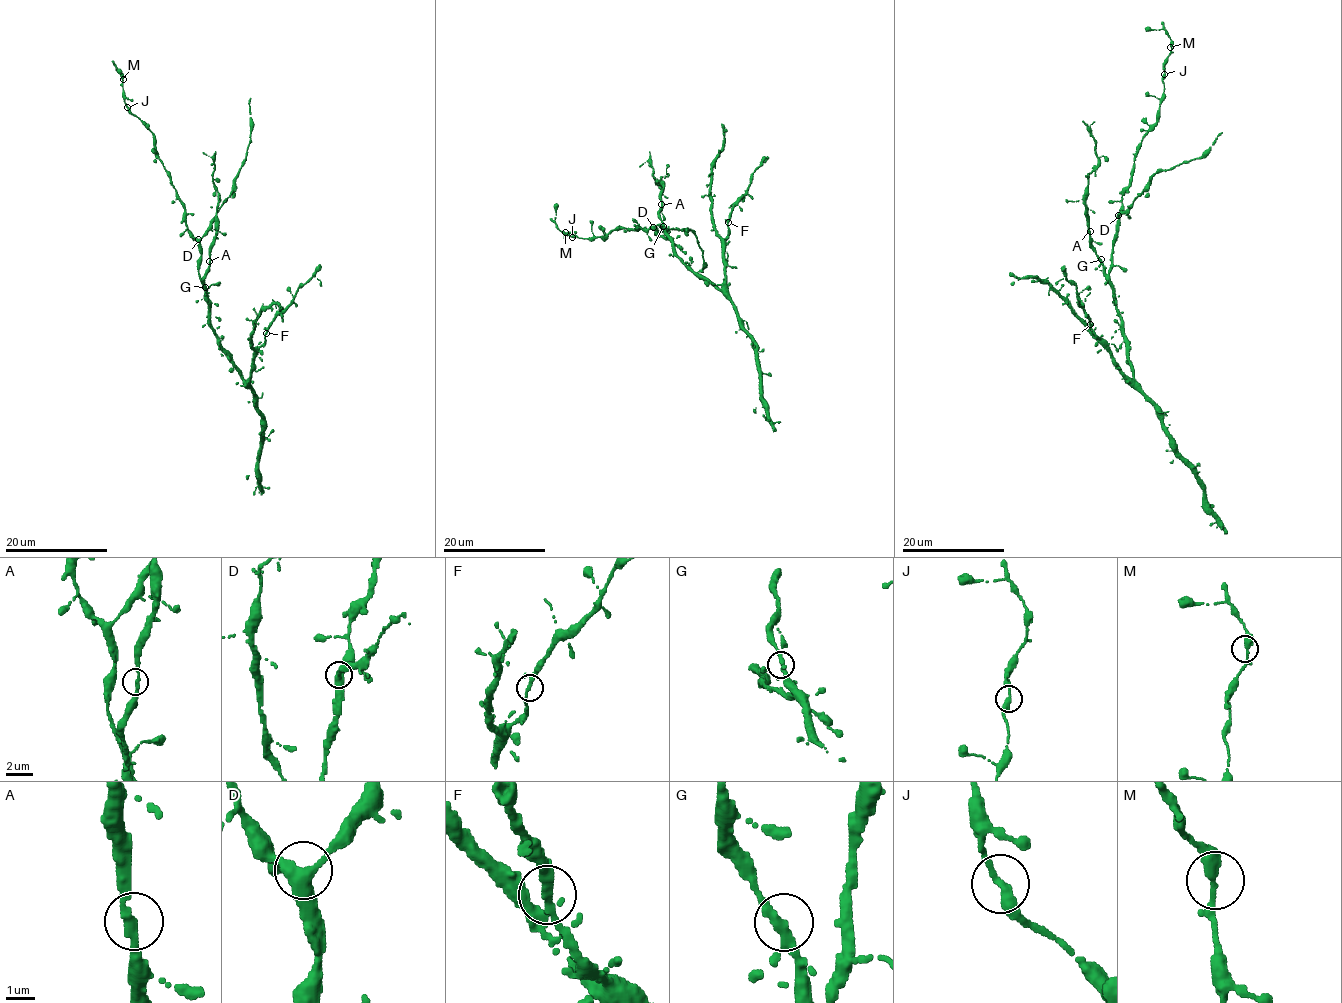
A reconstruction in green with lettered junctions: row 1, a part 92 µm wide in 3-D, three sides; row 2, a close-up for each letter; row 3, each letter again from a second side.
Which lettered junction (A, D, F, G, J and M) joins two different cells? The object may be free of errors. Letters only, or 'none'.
none

